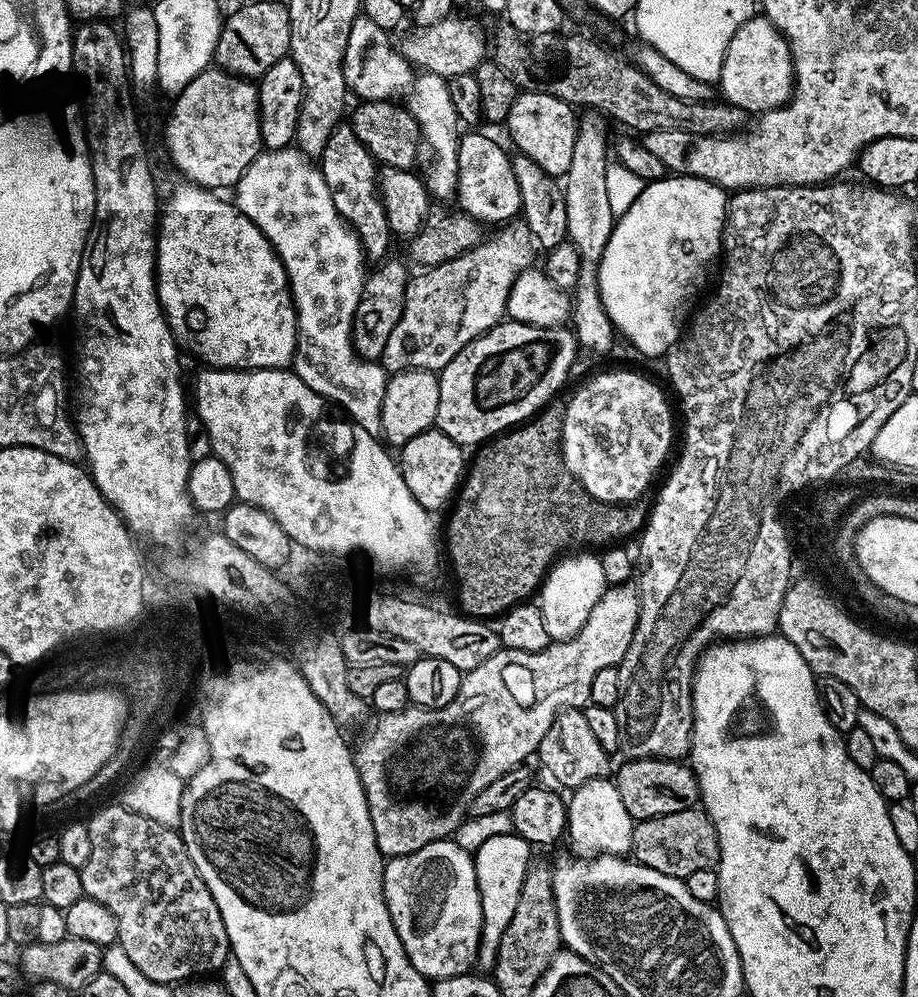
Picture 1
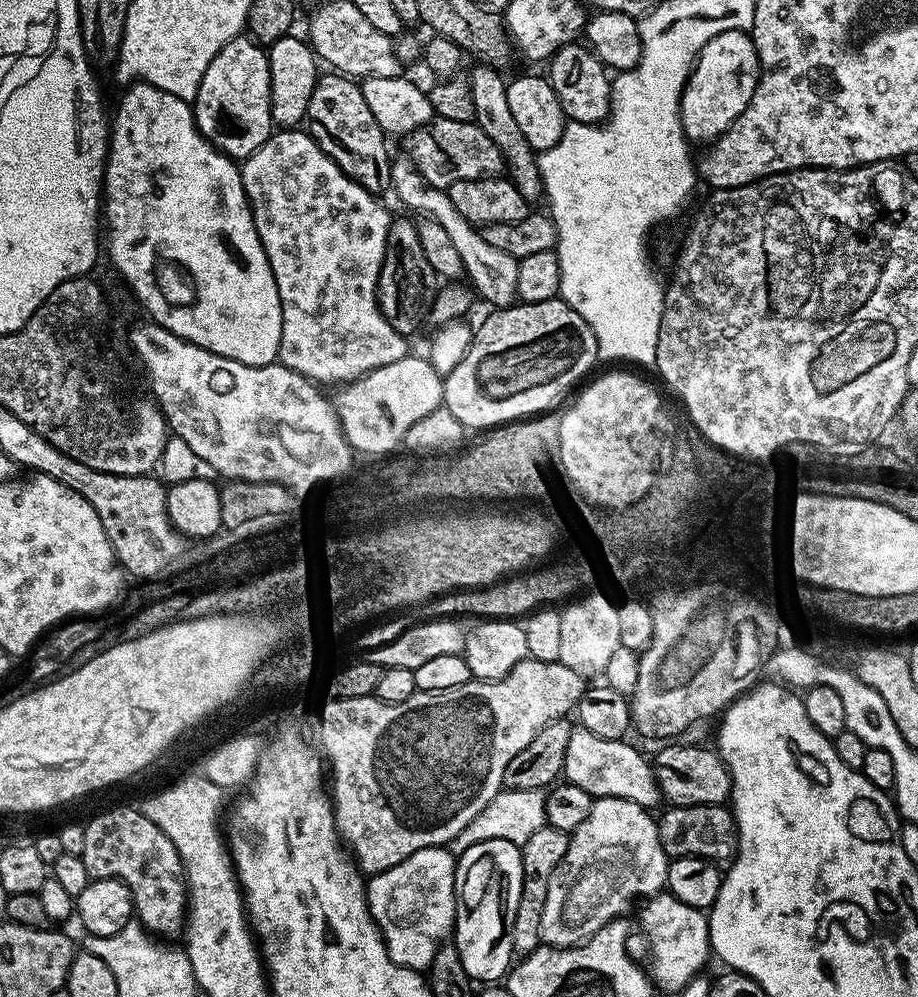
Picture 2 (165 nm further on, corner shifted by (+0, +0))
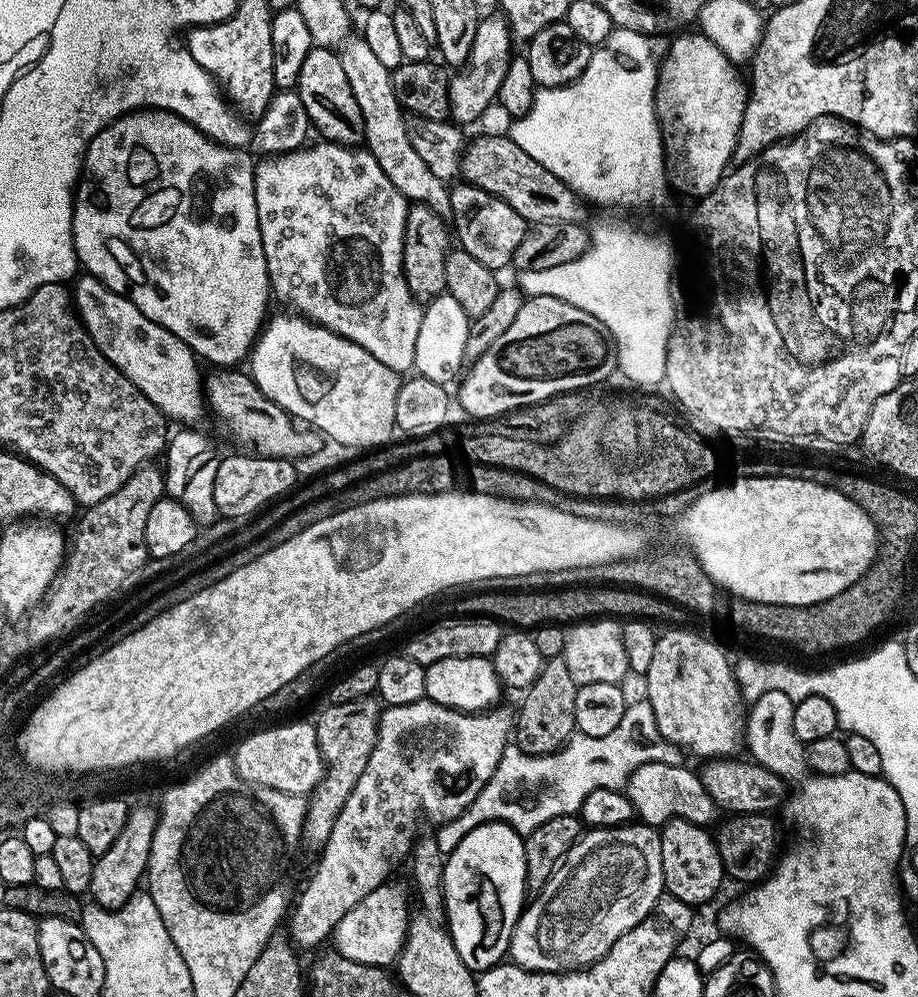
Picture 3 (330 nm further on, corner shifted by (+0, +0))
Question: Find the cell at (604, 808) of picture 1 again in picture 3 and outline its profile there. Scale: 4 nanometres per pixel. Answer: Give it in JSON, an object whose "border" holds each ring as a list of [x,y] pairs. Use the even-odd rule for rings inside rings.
{"border":[[[643,822],[624,824],[621,828],[594,828],[585,831],[580,841],[568,852],[563,864],[557,868],[556,873],[549,878],[541,892],[535,893],[536,900],[527,905],[521,911],[518,922],[512,931],[512,941],[508,943],[508,956],[511,963],[522,966],[527,972],[571,972],[578,968],[586,968],[589,964],[598,962],[634,926],[638,926],[648,916],[653,915],[654,909],[660,903],[661,896],[665,895],[664,879],[662,878],[662,846],[660,845],[660,833],[655,827]]]}

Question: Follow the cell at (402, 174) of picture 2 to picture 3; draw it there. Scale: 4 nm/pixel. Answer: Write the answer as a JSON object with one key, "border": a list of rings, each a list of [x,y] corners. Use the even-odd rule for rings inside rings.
{"border":[[[360,34],[349,35],[338,51],[342,70],[346,70],[346,78],[350,78],[350,90],[354,90],[354,98],[358,98],[358,110],[362,110],[366,151],[372,155],[374,162],[378,162],[378,166],[382,166],[386,178],[394,182],[395,188],[408,201],[430,206],[439,216],[451,217],[449,185],[442,178],[437,178],[414,151],[414,146],[410,143],[406,113],[394,94],[391,71],[378,62]]]}

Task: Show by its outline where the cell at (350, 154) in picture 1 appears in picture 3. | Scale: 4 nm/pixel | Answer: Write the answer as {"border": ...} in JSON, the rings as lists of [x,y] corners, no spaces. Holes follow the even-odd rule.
{"border":[[[312,47],[302,61],[296,88],[311,120],[311,127],[316,132],[320,131],[325,141],[345,146],[364,144],[362,110],[358,110],[358,98],[354,98],[354,90],[350,90],[350,78],[346,78],[346,70],[342,70],[339,51]]]}

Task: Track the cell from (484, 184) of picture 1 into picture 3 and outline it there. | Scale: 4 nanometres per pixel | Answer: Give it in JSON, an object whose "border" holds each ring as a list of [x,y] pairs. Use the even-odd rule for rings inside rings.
{"border":[[[467,182],[457,183],[455,187],[449,191],[448,197],[452,207],[450,220],[454,225],[455,239],[456,236],[460,239],[457,240],[459,247],[464,248],[466,254],[478,258],[482,266],[493,270],[509,267],[514,258],[514,250],[518,250],[522,238],[529,230],[528,221],[522,218],[522,214],[518,214],[518,210],[514,210],[514,206],[486,190]]]}

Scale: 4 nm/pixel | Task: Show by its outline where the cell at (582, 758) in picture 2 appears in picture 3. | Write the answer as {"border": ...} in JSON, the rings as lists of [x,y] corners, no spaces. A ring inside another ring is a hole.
{"border":[[[643,764],[628,777],[626,791],[639,819],[649,826],[663,826],[670,820],[689,820],[692,824],[708,826],[718,814],[718,807],[706,790],[703,779],[697,773],[695,776],[684,764]]]}

